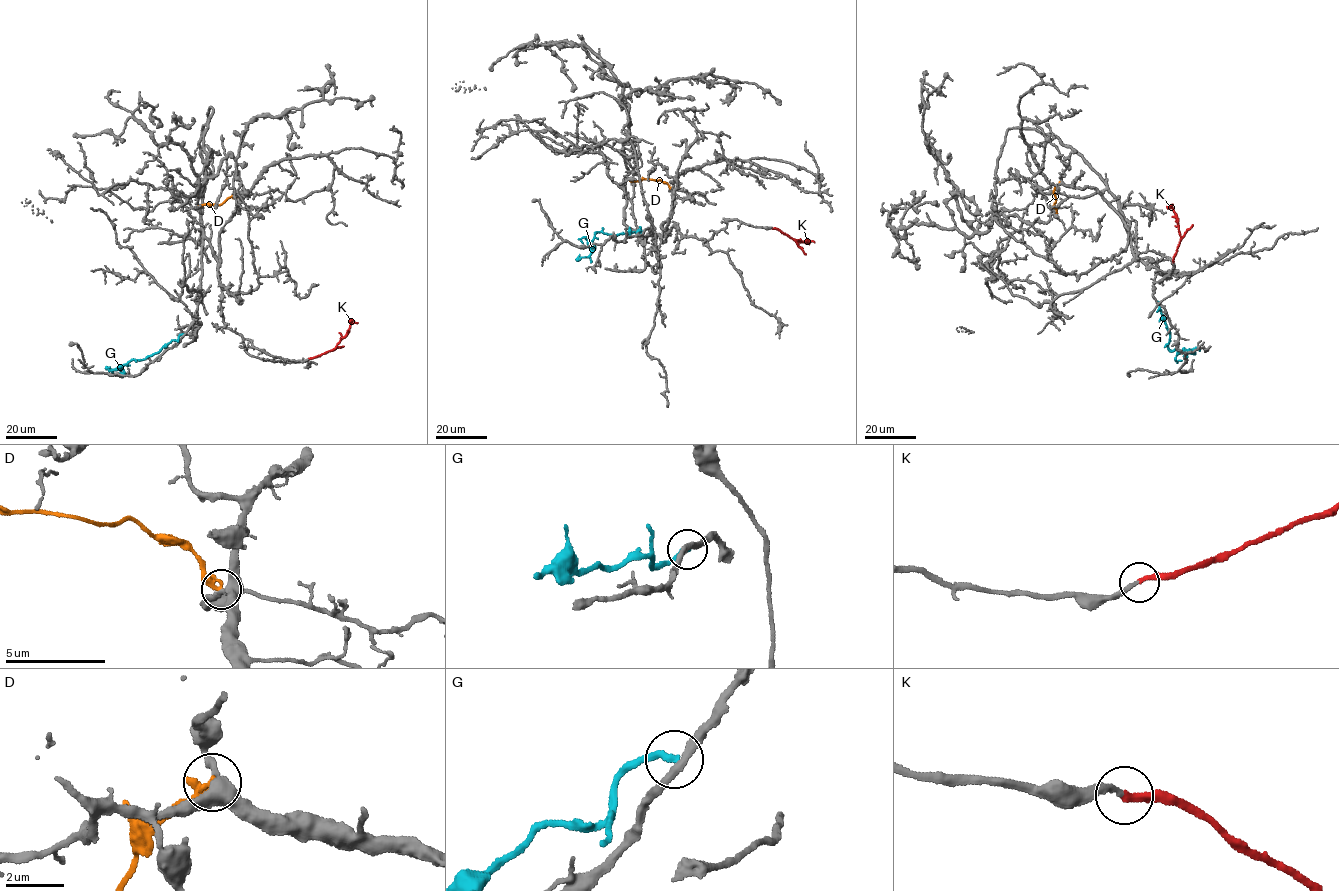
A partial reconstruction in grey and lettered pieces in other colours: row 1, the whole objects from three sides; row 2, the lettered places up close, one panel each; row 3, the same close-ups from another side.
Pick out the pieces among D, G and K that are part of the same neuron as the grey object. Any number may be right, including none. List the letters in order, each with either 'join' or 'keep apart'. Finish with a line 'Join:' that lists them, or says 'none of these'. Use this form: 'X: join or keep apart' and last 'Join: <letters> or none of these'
D: keep apart
G: keep apart
K: join
Join: K

